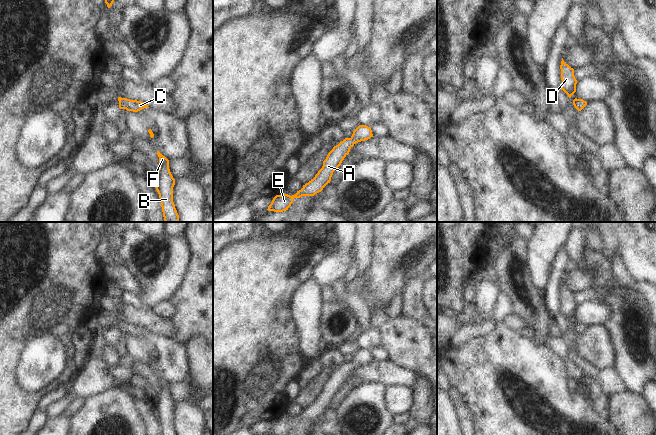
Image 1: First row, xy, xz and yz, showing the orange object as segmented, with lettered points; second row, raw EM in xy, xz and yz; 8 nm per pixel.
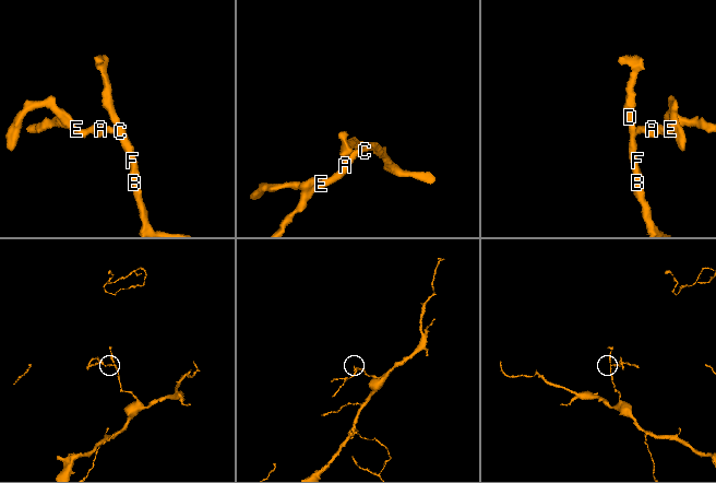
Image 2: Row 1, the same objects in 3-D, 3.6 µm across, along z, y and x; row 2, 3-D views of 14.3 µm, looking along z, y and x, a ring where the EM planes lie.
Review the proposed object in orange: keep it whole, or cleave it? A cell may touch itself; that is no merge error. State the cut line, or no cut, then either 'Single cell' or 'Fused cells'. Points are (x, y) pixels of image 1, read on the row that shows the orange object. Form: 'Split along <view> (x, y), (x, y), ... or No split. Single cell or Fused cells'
No split. Single cell

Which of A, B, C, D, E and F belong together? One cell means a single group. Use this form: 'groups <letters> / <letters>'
groups A B C D E F

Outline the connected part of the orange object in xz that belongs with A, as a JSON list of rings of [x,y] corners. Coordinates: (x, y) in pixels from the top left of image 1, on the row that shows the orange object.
[[[359,125],[350,138],[345,138],[328,153],[323,161],[322,168],[315,177],[303,185],[303,188],[296,194],[276,195],[268,207],[268,211],[283,212],[293,203],[294,198],[302,196],[314,196],[321,192],[323,188],[330,183],[333,172],[341,165],[344,158],[349,154],[350,149],[358,142],[365,141],[373,137],[371,128],[366,125]]]

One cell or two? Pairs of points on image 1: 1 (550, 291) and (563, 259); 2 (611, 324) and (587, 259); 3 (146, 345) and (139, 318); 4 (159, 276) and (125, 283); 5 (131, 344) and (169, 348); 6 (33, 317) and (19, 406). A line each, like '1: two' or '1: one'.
1: one
2: one
3: two
4: two
5: one
6: one

